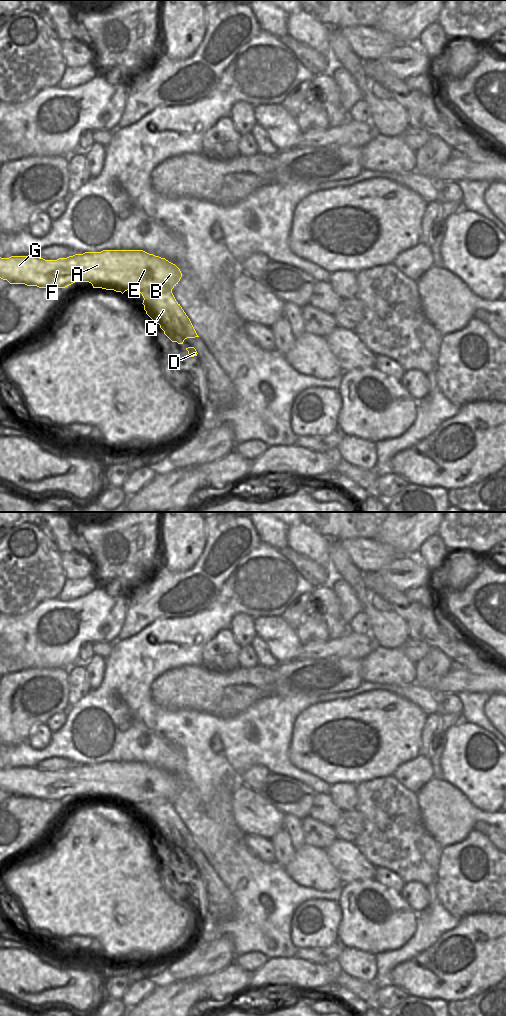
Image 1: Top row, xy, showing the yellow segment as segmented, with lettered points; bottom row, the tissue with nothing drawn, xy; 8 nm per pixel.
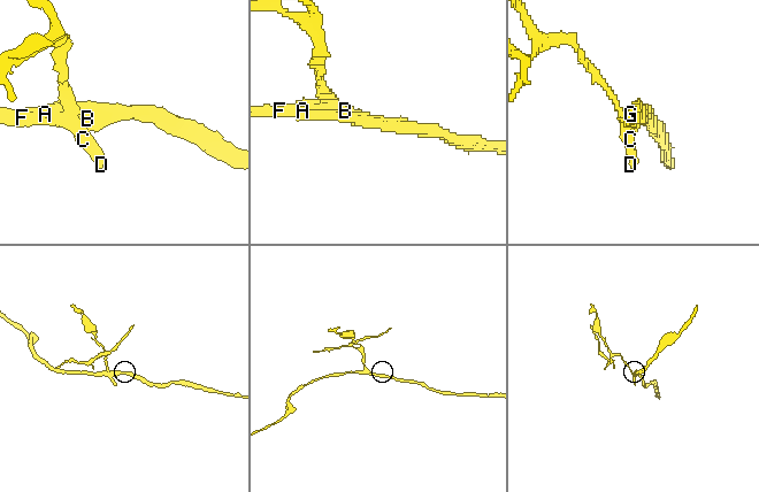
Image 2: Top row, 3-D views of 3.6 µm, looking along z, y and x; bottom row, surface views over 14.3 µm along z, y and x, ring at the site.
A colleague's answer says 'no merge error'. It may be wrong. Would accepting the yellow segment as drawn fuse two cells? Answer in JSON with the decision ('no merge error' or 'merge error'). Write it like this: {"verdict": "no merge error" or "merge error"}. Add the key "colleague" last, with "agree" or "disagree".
{"verdict": "merge error", "colleague": "disagree"}

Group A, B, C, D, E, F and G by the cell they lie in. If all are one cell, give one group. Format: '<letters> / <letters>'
A B E F G / C D

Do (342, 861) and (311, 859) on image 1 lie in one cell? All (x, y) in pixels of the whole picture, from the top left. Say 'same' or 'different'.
different

